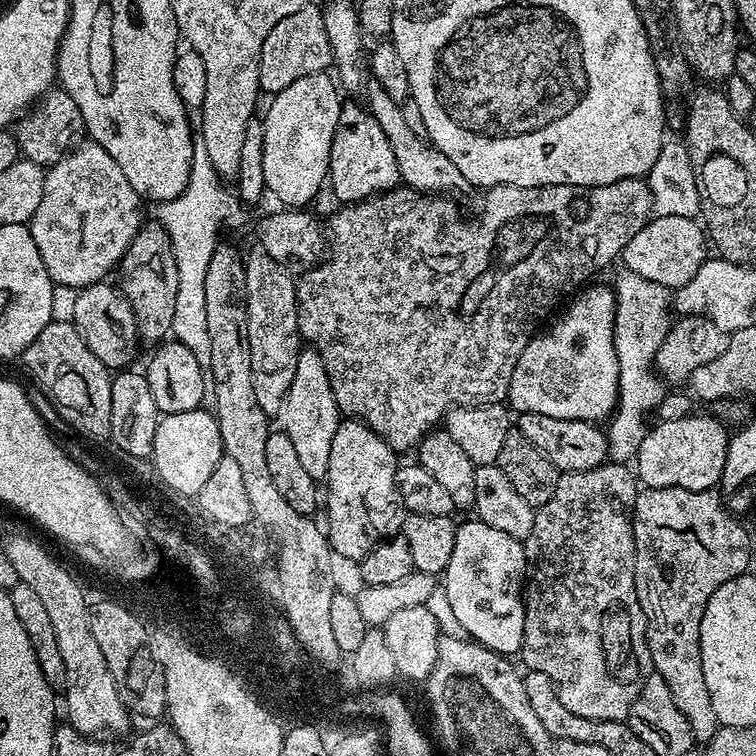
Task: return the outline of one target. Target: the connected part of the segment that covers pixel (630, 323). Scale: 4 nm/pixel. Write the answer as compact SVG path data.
M622 266L618 270L612 289L616 296L615 354L619 362L619 398L606 435L609 461L628 464L635 459L644 441L648 414L657 411L666 393L665 383L655 371L655 360L672 325L670 314L674 294L661 283L636 275L629 268Z

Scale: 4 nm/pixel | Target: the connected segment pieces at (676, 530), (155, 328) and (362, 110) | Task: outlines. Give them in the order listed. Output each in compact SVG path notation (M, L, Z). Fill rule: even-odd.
M644 488L637 491L632 507L634 530L634 582L638 602L648 620L648 645L655 672L666 678L670 695L678 710L682 710L686 722L690 722L693 741L707 742L718 727L714 714L714 702L710 702L710 690L706 690L706 678L702 678L702 654L700 653L700 627L706 602L726 582L745 575L752 560L752 540L739 524L737 517L724 506L716 490L695 492L681 488Z
M148 222L130 242L126 254L120 259L118 287L134 310L139 339L151 346L161 343L171 333L174 302L178 293L178 269L171 246L170 234L160 223Z
M345 103L340 110L340 125L330 146L328 180L341 205L356 204L380 192L388 192L401 183L398 163L390 140L363 103Z

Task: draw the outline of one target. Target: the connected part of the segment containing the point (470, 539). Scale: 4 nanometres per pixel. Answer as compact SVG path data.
M469 518L457 527L454 538L454 554L450 554L450 562L442 573L442 584L446 588L446 598L450 598L450 610L465 627L467 635L475 643L481 644L492 652L498 652L505 658L517 655L522 646L524 633L524 598L522 589L526 584L528 559L524 556L523 543L503 530L494 530L494 526L486 526L486 522Z

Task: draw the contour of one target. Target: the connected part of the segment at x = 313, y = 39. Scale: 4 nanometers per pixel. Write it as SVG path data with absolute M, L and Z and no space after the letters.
M310 2L302 6L302 10L294 10L270 34L266 34L266 42L262 42L262 58L260 59L260 90L264 94L275 94L286 90L290 82L298 82L298 78L306 78L310 74L328 72L333 67L330 38L326 38L326 22L321 5Z

